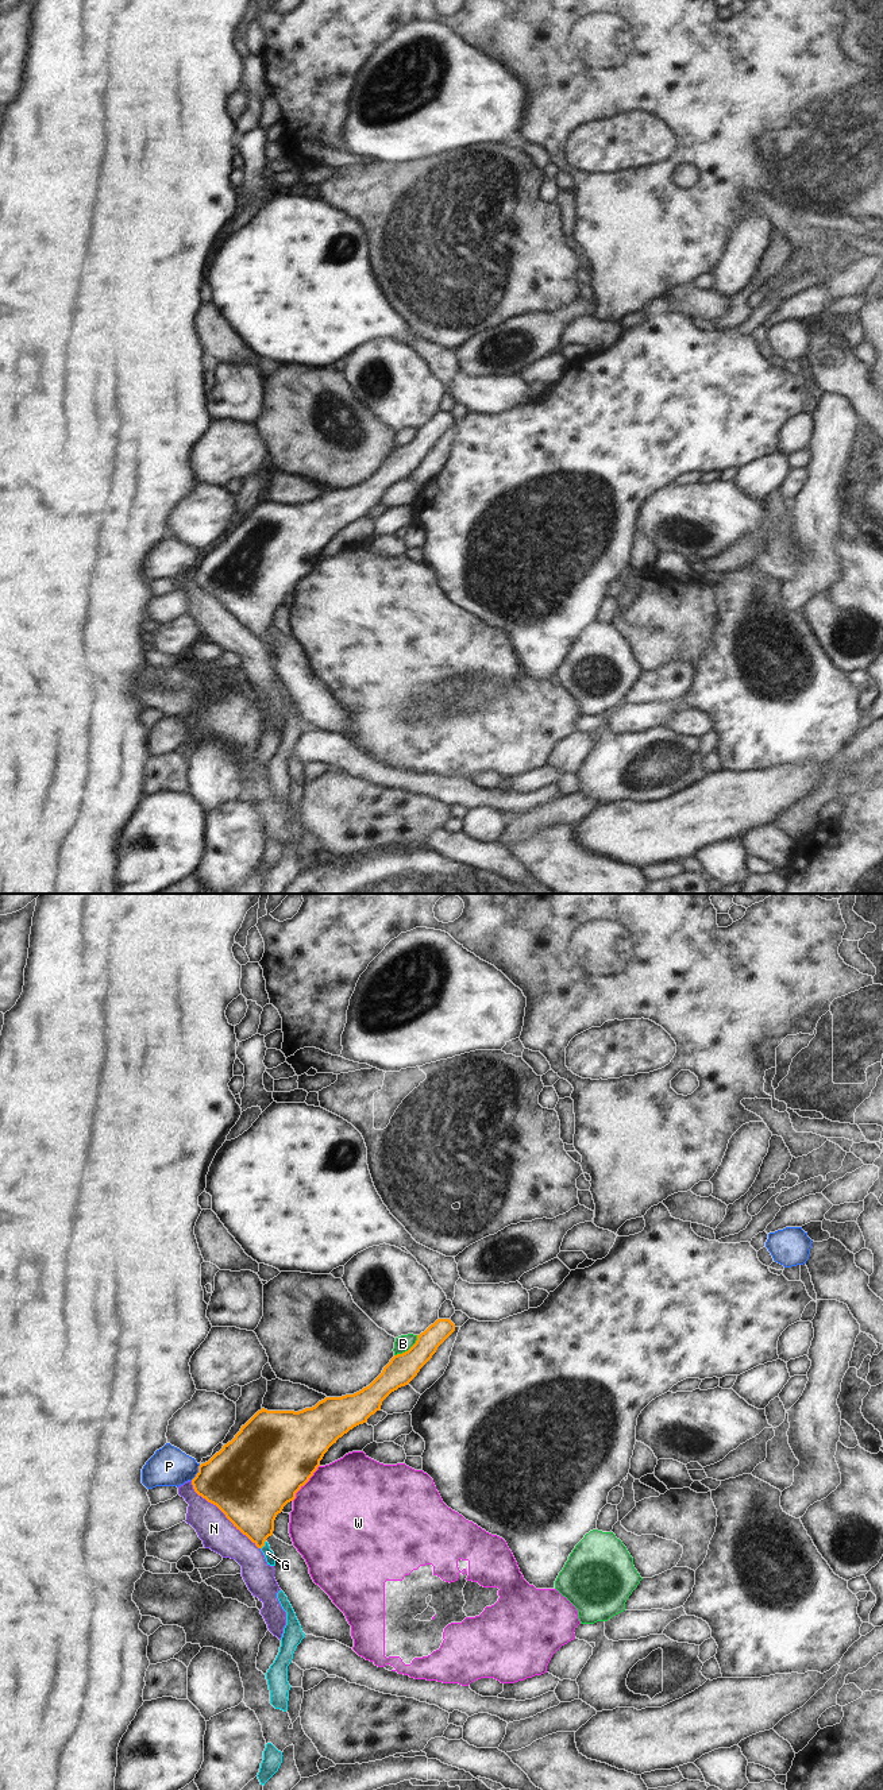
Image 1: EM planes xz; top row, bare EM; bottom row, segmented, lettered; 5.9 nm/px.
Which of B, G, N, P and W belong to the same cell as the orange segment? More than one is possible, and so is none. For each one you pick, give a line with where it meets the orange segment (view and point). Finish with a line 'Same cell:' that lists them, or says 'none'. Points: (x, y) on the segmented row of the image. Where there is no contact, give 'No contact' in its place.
G: Touches orange at xz (263, 1544)
Same cell: G

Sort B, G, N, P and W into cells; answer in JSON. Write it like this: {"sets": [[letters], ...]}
{"sets": [["B"], ["G"], ["N"], ["P"], ["W"]]}

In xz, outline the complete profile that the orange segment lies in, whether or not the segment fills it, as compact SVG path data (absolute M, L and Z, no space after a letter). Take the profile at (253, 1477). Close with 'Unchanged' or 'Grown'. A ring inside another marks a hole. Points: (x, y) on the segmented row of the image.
M437 1319L417 1335L408 1351L394 1355L369 1386L354 1394L325 1397L315 1407L298 1412L262 1408L242 1426L231 1442L198 1466L198 1473L192 1480L194 1492L216 1505L263 1552L267 1565L275 1566L274 1552L266 1539L273 1535L277 1515L296 1498L328 1448L350 1430L366 1423L392 1392L408 1385L454 1331L455 1324L450 1319Z. Grown

